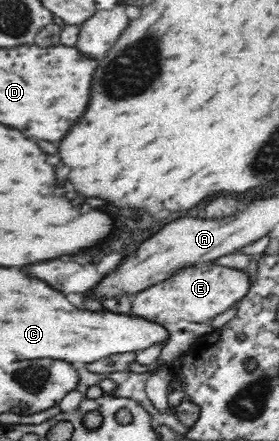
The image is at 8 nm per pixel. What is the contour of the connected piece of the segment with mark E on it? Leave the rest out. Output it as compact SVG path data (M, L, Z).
M203 263L179 270L169 279L134 294L132 301L134 307L131 309L134 315L150 315L150 319L162 319L162 323L166 323L166 328L170 331L170 339L158 356L156 367L149 375L162 371L164 365L180 359L198 337L212 333L214 318L226 313L238 301L244 299L251 289L250 283L252 281L246 271Z

